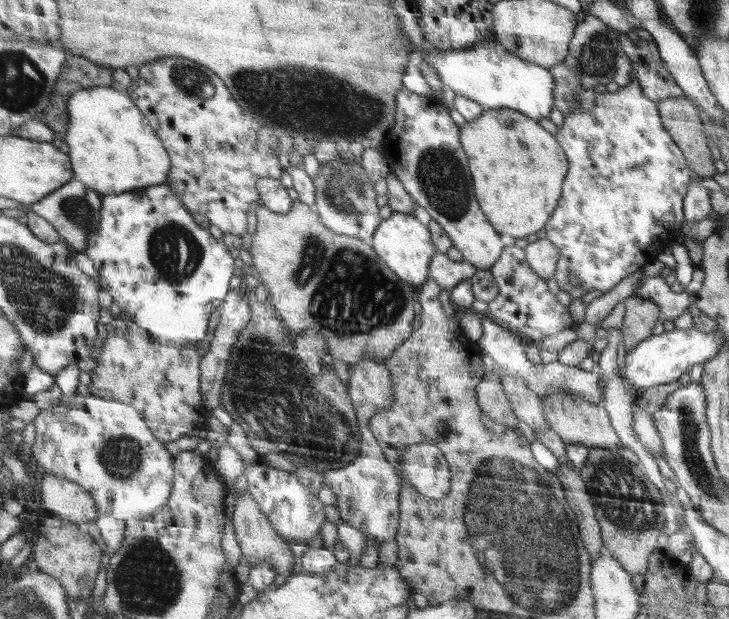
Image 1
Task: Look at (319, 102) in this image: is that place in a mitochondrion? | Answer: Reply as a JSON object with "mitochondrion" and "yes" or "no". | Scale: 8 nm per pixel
{"mitochondrion":"yes"}

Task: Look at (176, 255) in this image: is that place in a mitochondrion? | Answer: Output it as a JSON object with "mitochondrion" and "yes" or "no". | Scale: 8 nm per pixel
{"mitochondrion":"yes"}

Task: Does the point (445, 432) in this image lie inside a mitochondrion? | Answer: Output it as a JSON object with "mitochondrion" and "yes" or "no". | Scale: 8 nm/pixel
{"mitochondrion":"no"}

